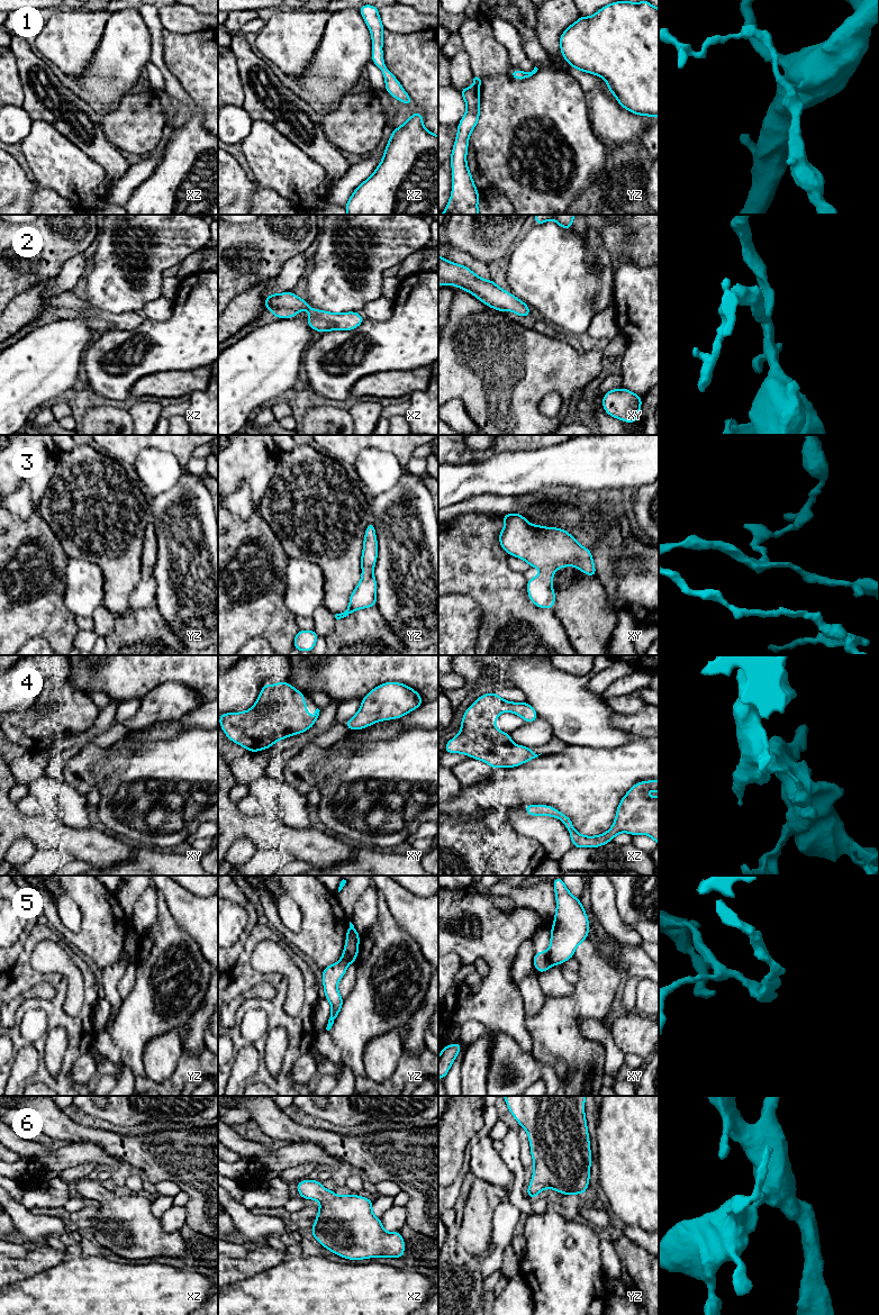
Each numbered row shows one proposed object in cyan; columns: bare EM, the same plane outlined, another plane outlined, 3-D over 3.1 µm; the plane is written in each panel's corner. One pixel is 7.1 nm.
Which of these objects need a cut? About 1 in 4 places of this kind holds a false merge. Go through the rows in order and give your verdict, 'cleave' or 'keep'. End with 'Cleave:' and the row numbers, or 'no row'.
1: keep
2: keep
3: keep
4: keep
5: cleave
6: keep
Cleave: 5

